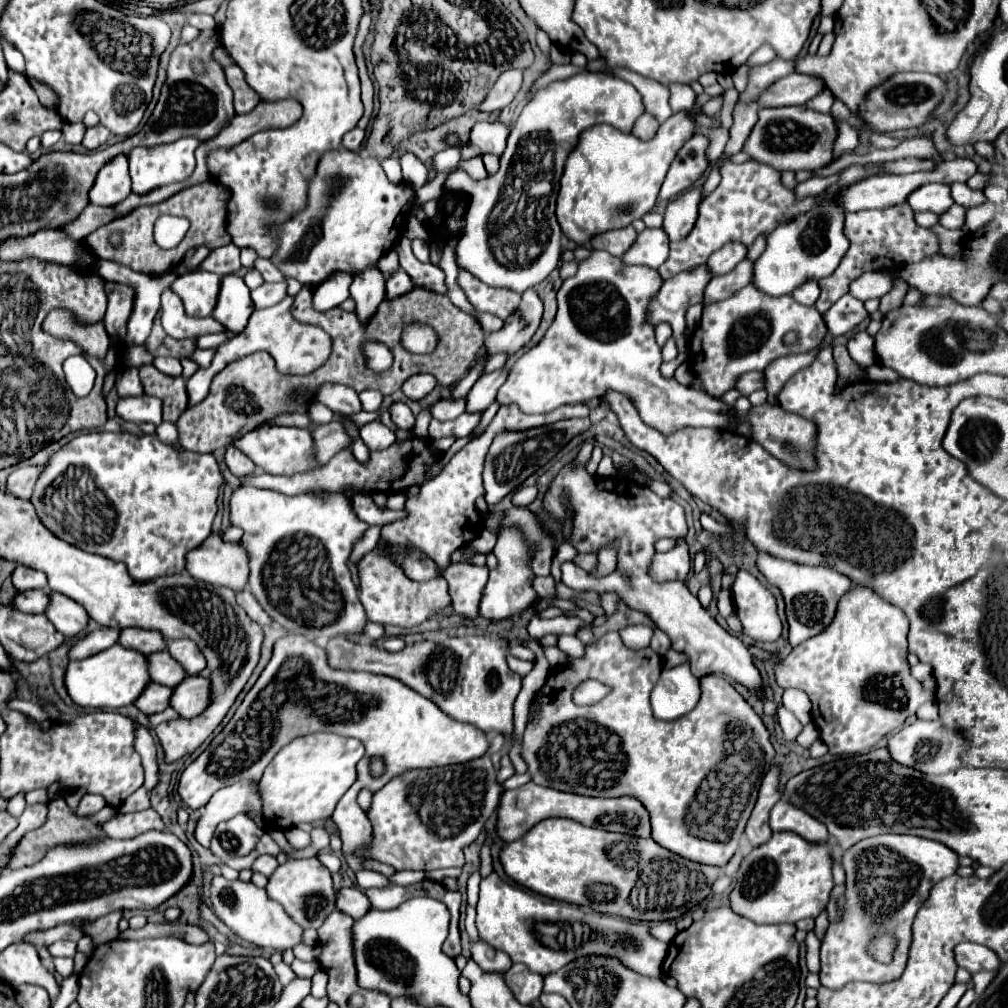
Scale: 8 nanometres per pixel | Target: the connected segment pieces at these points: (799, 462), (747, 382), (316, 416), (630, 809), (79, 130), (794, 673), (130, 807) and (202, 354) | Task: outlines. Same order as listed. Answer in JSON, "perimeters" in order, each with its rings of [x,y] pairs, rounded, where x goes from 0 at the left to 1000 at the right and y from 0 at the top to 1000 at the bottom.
{"perimeters":[[[[757,400],[753,404],[747,404],[743,408],[743,420],[747,422],[747,436],[767,449],[769,455],[777,457],[777,461],[795,465],[795,467],[805,467],[809,465],[809,436],[811,436],[811,422],[799,414],[791,414],[789,410],[777,408],[773,402]]],[[[745,368],[745,370],[739,370],[737,374],[733,374],[731,378],[731,386],[741,394],[745,392],[747,388],[753,388],[759,384],[759,372],[755,368]]],[[[311,402],[311,404],[307,404],[307,414],[311,416],[313,422],[328,420],[330,418],[330,408],[326,404],[320,404],[320,402]]],[[[525,775],[519,781],[501,785],[495,799],[495,814],[493,814],[493,826],[501,836],[513,834],[517,828],[521,828],[529,818],[533,818],[539,813],[545,811],[563,811],[570,813],[572,816],[578,816],[582,820],[594,820],[602,824],[616,824],[632,830],[644,830],[646,828],[646,816],[642,803],[628,791],[614,791],[614,793],[592,793],[592,791],[578,791],[568,787],[559,787],[551,783],[543,783],[537,779],[531,779]]],[[[81,121],[63,122],[63,128],[61,128],[64,142],[70,142],[70,144],[78,144],[84,130],[86,130],[86,126]]],[[[846,580],[844,588],[838,588],[836,596],[832,596],[824,620],[816,628],[787,642],[779,654],[769,658],[769,674],[775,684],[787,682],[803,689],[807,699],[805,713],[824,749],[848,749],[866,743],[880,727],[892,723],[904,709],[908,709],[918,695],[926,693],[926,689],[918,686],[902,666],[900,626],[902,616],[892,602],[868,590],[864,582]]],[[[138,781],[138,785],[126,791],[126,795],[120,799],[120,805],[140,805],[146,801],[148,801],[148,787],[144,781]]],[[[194,346],[189,356],[192,357],[197,365],[205,365],[208,363],[213,351],[213,346]]]]}

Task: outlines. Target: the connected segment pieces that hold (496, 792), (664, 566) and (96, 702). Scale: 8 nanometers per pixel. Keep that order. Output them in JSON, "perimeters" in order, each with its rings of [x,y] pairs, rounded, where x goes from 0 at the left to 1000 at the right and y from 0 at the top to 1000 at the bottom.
{"perimeters":[[[[485,749],[439,763],[406,763],[390,771],[380,783],[370,787],[364,805],[370,832],[358,848],[390,858],[394,864],[457,860],[461,856],[459,840],[473,832],[481,814],[495,799],[499,781],[491,771]]],[[[672,535],[672,543],[662,549],[650,549],[646,559],[646,570],[652,576],[670,576],[680,574],[686,564],[686,555],[680,535]]],[[[112,640],[96,650],[82,656],[70,656],[64,670],[64,680],[70,693],[80,701],[124,701],[138,693],[144,682],[150,678],[146,668],[146,650],[124,644],[122,640]]]]}

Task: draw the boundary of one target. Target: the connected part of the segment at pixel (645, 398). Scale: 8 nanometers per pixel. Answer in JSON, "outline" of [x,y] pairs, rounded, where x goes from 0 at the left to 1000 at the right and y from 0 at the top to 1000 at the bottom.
{"outline":[[[586,249],[582,257],[574,259],[572,271],[561,277],[553,289],[553,314],[537,340],[527,344],[507,364],[503,378],[495,384],[495,402],[513,402],[519,410],[545,410],[555,402],[582,400],[590,394],[594,396],[602,386],[610,386],[624,392],[630,398],[636,416],[656,430],[664,432],[676,424],[721,426],[725,408],[721,400],[707,396],[697,388],[678,384],[670,376],[658,376],[654,370],[658,356],[656,346],[650,340],[648,324],[642,320],[642,305],[654,289],[656,281],[658,279],[650,267],[636,263],[620,265],[614,255],[608,255],[602,249]]]}

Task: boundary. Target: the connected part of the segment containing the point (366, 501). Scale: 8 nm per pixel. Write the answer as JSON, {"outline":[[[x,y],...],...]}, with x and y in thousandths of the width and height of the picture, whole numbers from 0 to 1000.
{"outline":[[[362,489],[350,491],[348,501],[350,501],[352,511],[354,511],[356,515],[364,517],[366,521],[382,521],[382,519],[399,515],[404,510],[402,505],[395,507],[384,505],[384,507],[378,507],[378,505],[370,499],[368,491],[362,491]]]}

